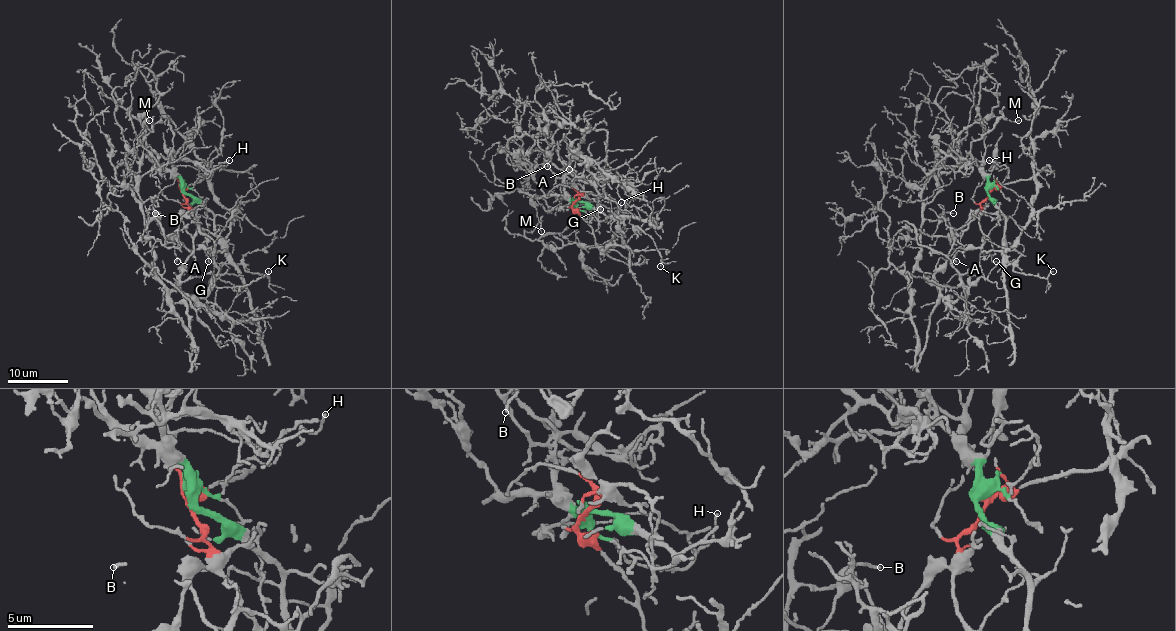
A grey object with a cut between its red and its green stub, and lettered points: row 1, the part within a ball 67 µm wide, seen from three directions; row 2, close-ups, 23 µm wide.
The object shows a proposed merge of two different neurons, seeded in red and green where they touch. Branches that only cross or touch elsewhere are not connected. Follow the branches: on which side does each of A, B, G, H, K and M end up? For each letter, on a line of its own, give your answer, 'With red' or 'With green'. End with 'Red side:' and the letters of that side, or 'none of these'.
A: With red
B: With red
G: With red
H: With green
K: With green
M: With green
Red side: A, B, G

